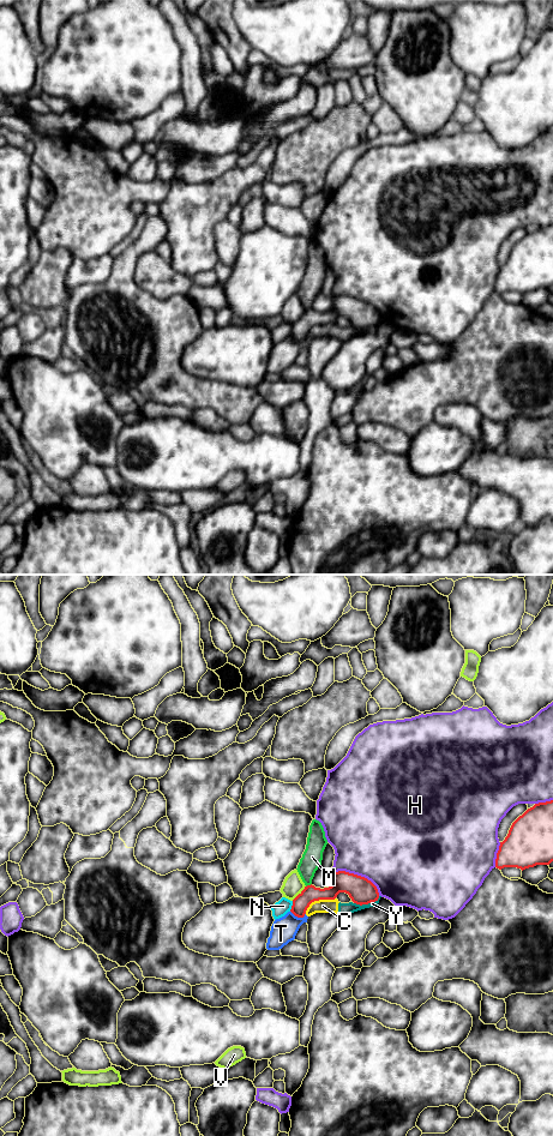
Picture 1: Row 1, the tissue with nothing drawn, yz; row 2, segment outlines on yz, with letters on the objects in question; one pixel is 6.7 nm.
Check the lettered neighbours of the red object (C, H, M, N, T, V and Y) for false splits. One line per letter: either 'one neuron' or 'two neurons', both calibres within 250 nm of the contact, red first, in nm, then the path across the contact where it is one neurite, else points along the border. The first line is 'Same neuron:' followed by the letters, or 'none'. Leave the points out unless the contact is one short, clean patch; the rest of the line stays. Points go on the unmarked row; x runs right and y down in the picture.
Same neuron: none
C: two neurons; 140 nm thick on the red side, 100 nm on the other; border along yz (335, 322), (313, 325), (305, 337)
H: two neurons; 180 nm thick on the red side, 500 nm on the other
M: two neurons; 140 nm thick on the red side, 140 nm on the other; border along yz (311, 307), (306, 311)
N: two neurons; 110 nm thick on the red side, 100 nm on the other
T: two neurons; 110 nm thick on the red side, 170 nm on the other
V: two neurons; 110 nm thick on the red side, 140 nm on the other
Y: two neurons; 180 nm thick on the red side, 90 nm on the other

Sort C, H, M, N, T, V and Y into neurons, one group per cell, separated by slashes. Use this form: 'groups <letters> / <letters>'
groups C M Y / H / N / T / V

